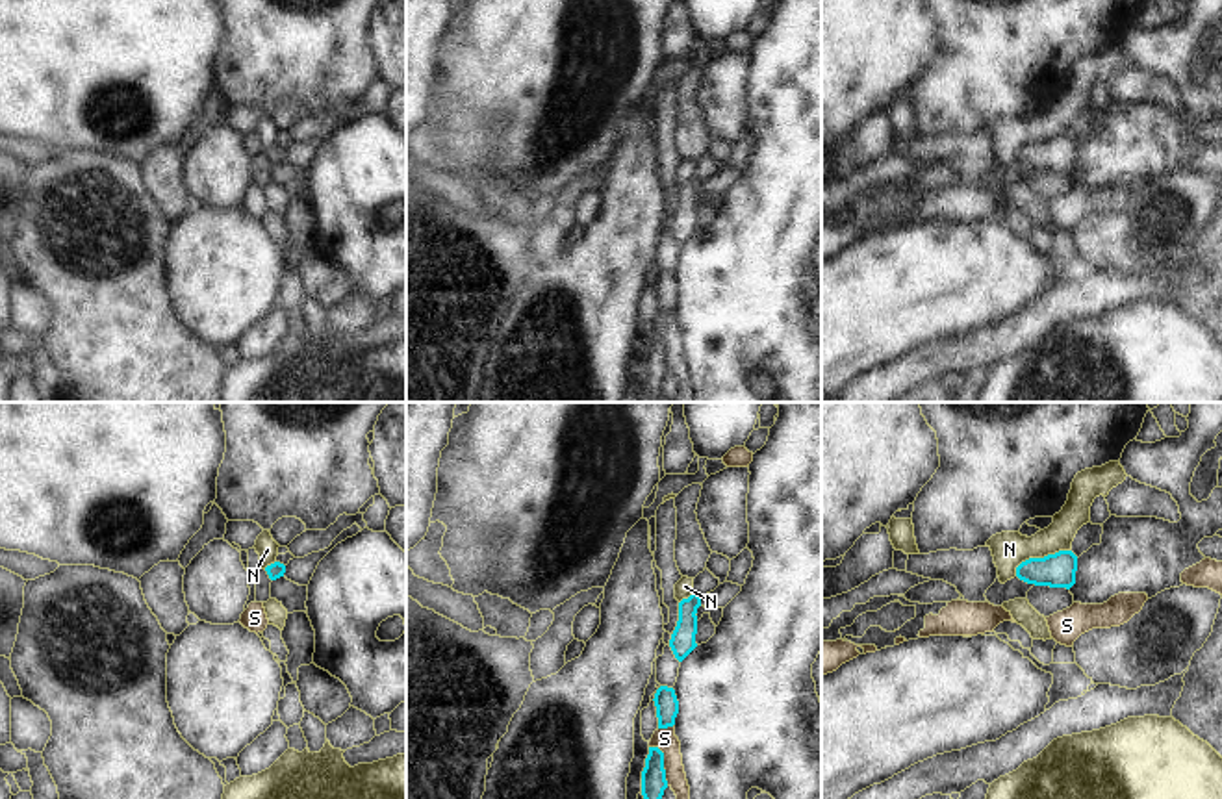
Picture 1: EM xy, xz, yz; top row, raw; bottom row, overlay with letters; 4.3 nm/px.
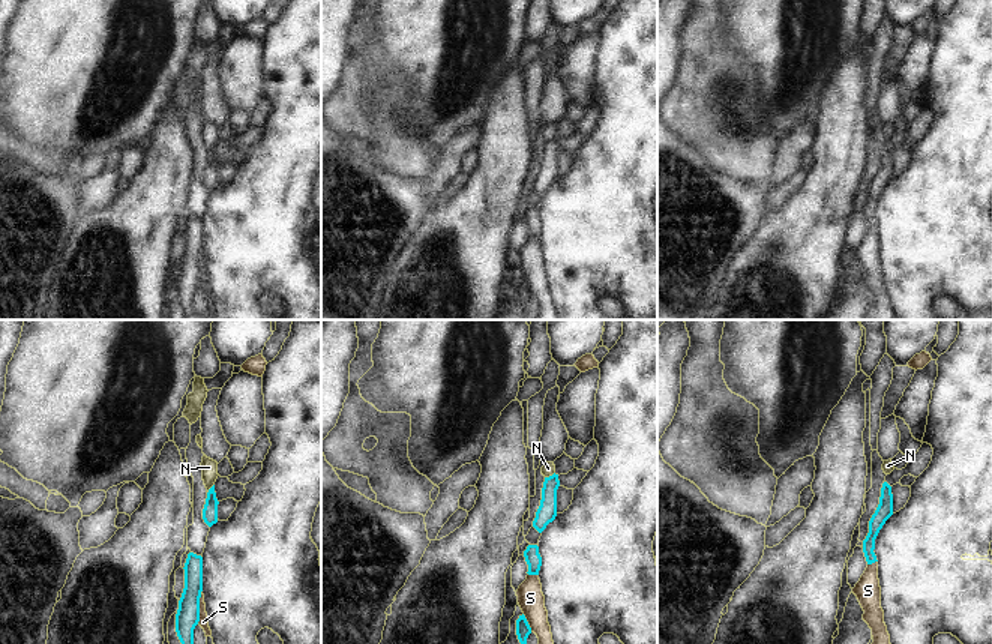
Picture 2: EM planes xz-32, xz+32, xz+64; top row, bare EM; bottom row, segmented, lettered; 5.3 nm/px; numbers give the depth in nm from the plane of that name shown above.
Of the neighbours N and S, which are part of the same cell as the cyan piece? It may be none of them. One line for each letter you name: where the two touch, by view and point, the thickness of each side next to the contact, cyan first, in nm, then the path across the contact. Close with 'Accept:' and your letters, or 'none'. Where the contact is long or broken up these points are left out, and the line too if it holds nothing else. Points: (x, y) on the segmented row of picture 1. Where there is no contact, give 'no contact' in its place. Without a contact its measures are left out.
Accept: none

